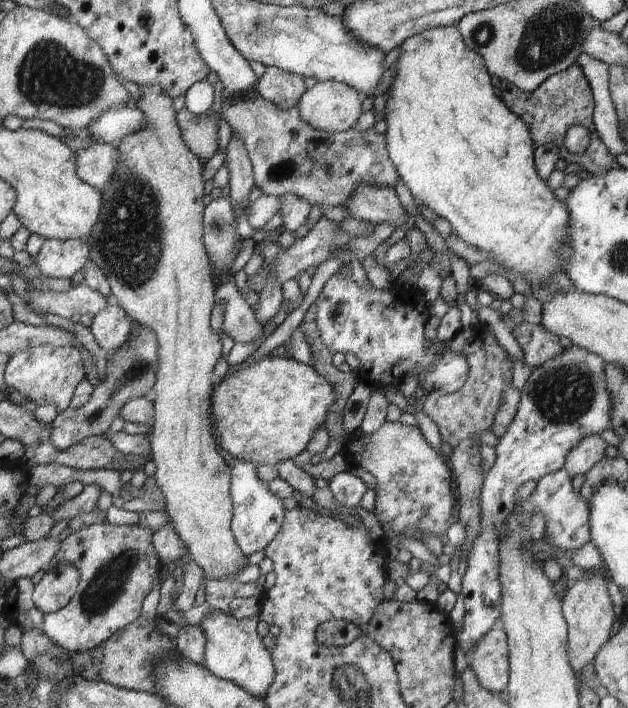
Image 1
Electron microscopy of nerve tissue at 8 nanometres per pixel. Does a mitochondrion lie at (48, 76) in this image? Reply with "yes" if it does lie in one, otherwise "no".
yes

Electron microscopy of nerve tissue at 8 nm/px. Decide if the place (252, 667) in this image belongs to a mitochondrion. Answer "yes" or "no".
no

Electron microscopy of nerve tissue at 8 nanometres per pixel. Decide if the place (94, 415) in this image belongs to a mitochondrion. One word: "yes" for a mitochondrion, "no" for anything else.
yes

